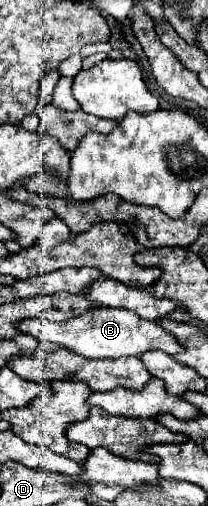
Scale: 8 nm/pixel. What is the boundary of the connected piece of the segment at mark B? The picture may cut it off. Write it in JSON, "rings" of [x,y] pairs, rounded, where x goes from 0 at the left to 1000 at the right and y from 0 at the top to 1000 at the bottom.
{"rings":[[[486,607],[486,611],[447,611],[438,619],[409,619],[389,626],[303,634],[303,638],[255,638],[255,634],[207,634],[207,630],[139,630],[139,634],[101,634],[82,642],[111,658],[178,666],[188,674],[255,674],[274,682],[303,682],[313,690],[409,702],[409,706],[524,706],[524,709],[563,709],[563,706],[668,706],[707,694],[745,694],[774,690],[813,702],[851,702],[880,698],[880,686],[861,682],[861,674],[841,674],[841,666],[822,666],[822,658],[803,658],[803,650],[784,650],[764,642],[764,634],[707,634],[678,630],[659,619],[630,619],[611,611],[534,611],[534,607]]]}

